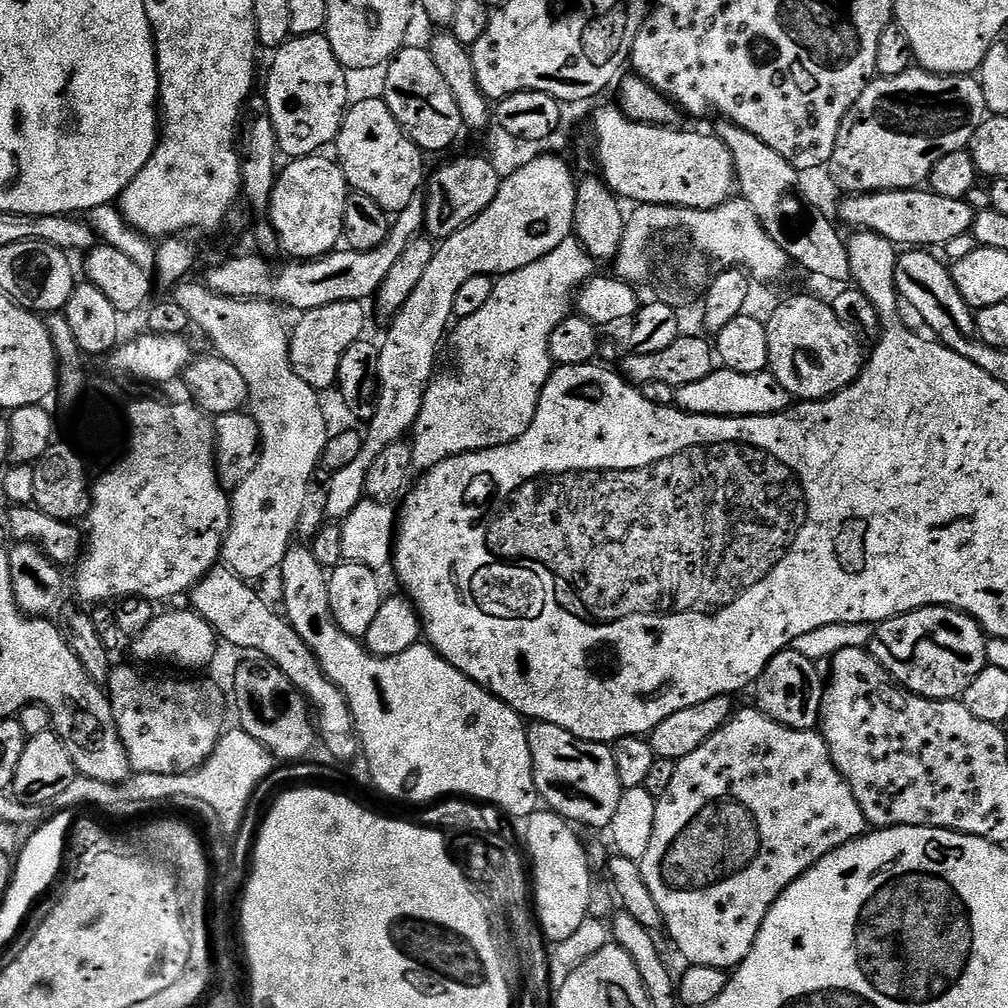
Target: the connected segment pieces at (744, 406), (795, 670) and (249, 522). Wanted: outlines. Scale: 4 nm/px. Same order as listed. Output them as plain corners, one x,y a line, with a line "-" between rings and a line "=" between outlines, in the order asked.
729,368
714,370
702,382
690,382
675,389
675,407
696,416
773,416
790,406
786,386
774,378
771,371
758,374
737,374
=
791,646
785,648
768,663
764,673
756,680
755,707
782,726
803,732
813,731
820,723
826,687
822,676
820,680
820,672
816,668
819,668
817,661
802,658
802,654
798,654
=
181,282
171,289
170,299
182,306
189,325
197,328
202,335
208,336
213,344
215,355
230,362
242,374
249,387
246,405
254,422
260,428
260,457
257,466
247,475
246,480
231,493
232,517
227,534
224,535
222,560
228,569
244,580
257,582
279,569
282,558
286,558
288,549
294,543
292,535
304,516
304,507
308,504
308,483
321,467
323,452
330,437
328,420
324,417
324,408
320,405
321,393
306,386
290,362
290,328
284,325
285,313
281,305
271,300
239,300
218,294
210,290
207,283
192,284

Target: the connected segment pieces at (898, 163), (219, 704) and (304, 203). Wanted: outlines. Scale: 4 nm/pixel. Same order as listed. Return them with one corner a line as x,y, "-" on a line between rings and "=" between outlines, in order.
914,66
906,74
879,77
868,85
862,98
846,114
838,130
832,161
826,165
827,171
844,194
920,188
946,154
965,151
971,145
978,126
982,126
988,115
986,98
975,75
943,76
=
116,666
111,669
106,691
108,701
112,704
116,729
122,738
122,746
136,772
166,774
167,776
192,772
194,769
202,767
210,759
216,743
226,731
226,725
224,725
226,696
208,678
155,680
152,676
143,676
136,668
118,668
=
317,154
315,156
301,156
288,162
288,165
279,169
276,185
274,186
274,194
272,195
272,201
270,202
270,210
268,215
272,221
272,229
276,231
276,236
280,239
280,247
286,253
289,252
291,259
296,262
303,262
305,260
317,260
320,256
326,256
329,252
333,251
337,247
336,244
341,243
342,237
345,235
346,229
344,227
344,219
346,218
346,202
350,195
350,189
348,186
348,179
344,176
344,172
340,169
339,163
335,159
327,160
324,154

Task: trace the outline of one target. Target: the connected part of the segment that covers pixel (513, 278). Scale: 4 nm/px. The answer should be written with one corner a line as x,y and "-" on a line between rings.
569,238
562,242
546,258
522,266
522,270
505,272
495,281
493,293
482,310
461,319
450,336
452,348
456,351
456,365
449,372
441,371
428,385
422,410
416,419
416,426
410,436
412,466
417,473
429,472
438,462
446,458
461,456
467,452
481,452
514,442
534,422
542,390
552,376
551,335
560,322
567,318
574,308
574,297
598,272
597,261
580,245
579,240

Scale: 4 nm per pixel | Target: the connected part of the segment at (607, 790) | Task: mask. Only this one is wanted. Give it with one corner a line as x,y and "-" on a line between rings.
541,720
529,723
527,729
537,797
573,825
607,829
622,793
611,747
583,740
570,734
570,730
562,730
562,726

